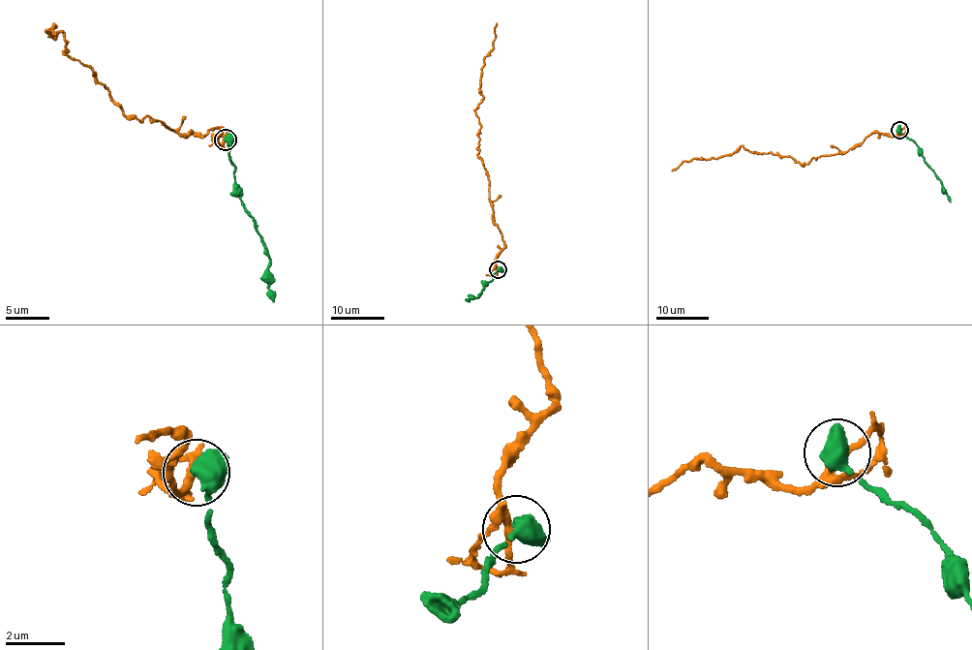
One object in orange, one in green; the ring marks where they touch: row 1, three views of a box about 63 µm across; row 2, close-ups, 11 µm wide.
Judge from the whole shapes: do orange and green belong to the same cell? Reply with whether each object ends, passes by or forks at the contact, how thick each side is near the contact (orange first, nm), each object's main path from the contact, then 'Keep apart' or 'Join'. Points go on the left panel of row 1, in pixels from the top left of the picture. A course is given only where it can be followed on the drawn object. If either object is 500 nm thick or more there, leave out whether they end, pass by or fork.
Thickness 190 nm (orange) against 700 nm. Course of orange: (225, 139), (216, 141), (218, 127), (187, 136), (129, 117), (66, 54), (59, 30), (46, 30), (55, 34). Course of green: (225, 139), (230, 151), (234, 189), (264, 248), (267, 278), (274, 301). Keep apart

